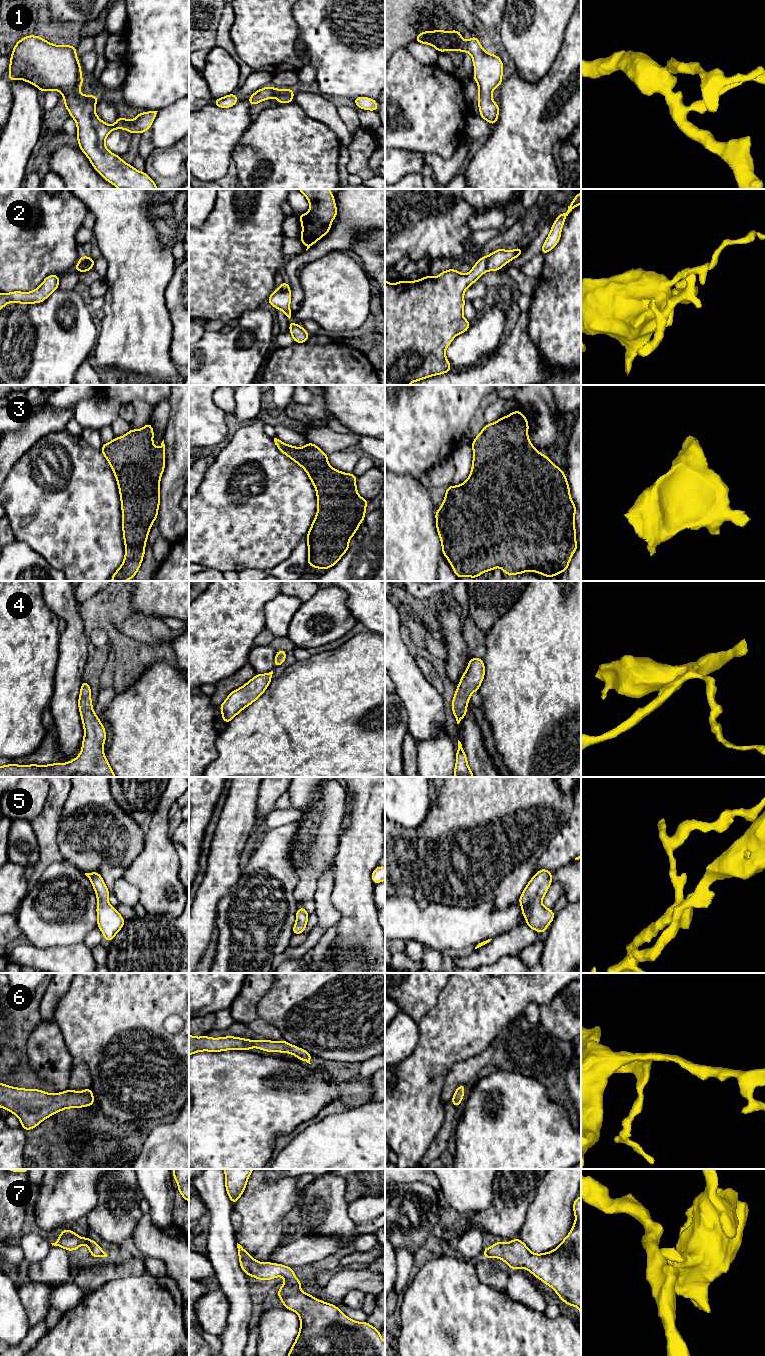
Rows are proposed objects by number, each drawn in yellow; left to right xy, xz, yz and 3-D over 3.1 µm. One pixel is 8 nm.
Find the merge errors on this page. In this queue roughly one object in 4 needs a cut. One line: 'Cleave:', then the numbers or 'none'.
Cleave: 2

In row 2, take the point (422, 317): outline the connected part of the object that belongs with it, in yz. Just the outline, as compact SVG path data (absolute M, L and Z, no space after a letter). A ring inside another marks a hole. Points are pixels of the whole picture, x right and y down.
M483 256L468 274L461 274L452 268L441 272L435 278L428 274L417 281L401 280L390 284L385 279L385 385L409 385L451 371L445 350L455 336L465 333L470 326L470 321L463 317L464 292L486 271L487 259Z

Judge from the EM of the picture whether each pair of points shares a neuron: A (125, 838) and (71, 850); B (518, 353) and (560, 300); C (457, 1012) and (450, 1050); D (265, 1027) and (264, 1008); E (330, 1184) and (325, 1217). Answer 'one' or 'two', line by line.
A: one
B: two
C: one
D: two
E: one

